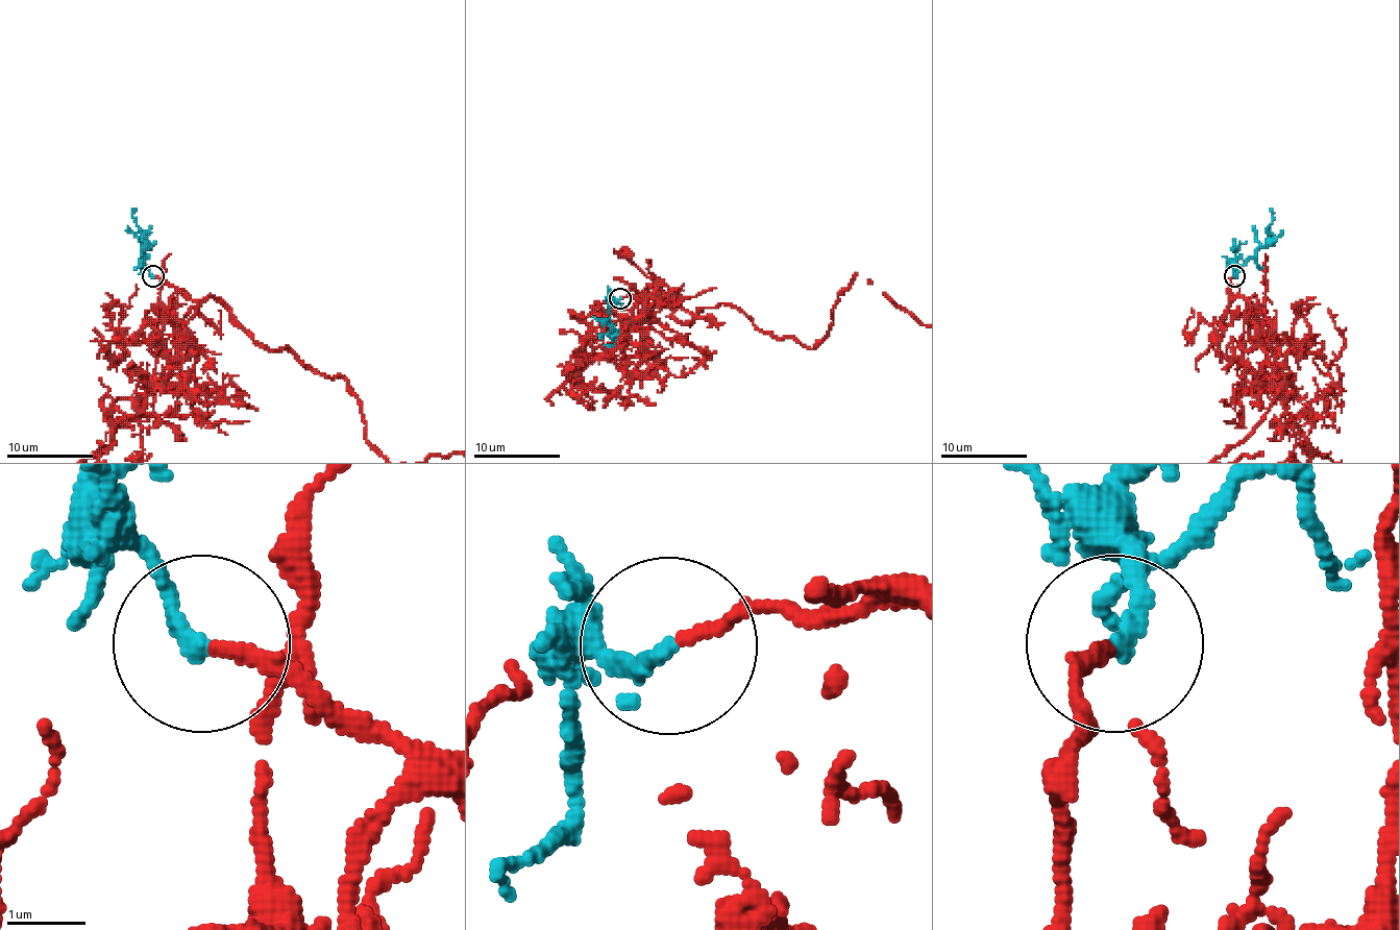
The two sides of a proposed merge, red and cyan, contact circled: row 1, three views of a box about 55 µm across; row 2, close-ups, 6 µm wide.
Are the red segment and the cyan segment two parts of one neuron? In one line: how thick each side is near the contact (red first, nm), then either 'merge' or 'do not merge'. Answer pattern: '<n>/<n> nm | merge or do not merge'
160/200 nm | merge

